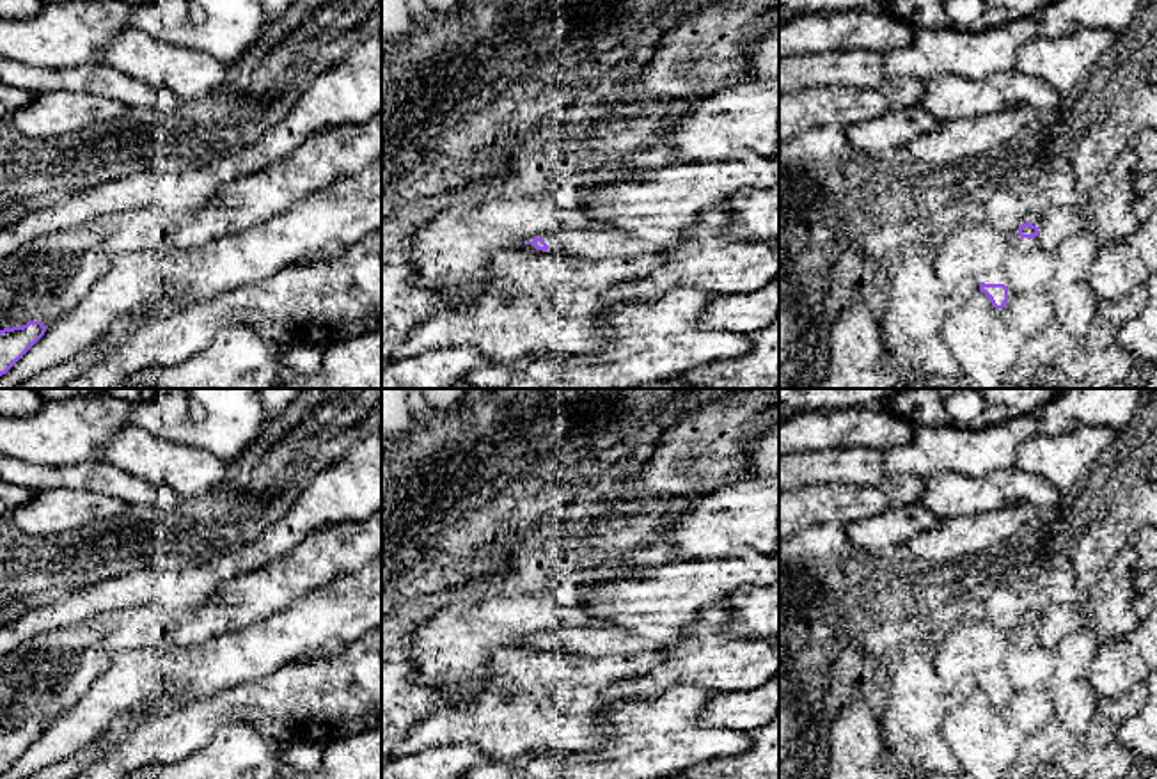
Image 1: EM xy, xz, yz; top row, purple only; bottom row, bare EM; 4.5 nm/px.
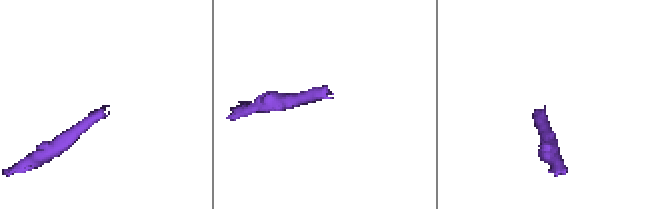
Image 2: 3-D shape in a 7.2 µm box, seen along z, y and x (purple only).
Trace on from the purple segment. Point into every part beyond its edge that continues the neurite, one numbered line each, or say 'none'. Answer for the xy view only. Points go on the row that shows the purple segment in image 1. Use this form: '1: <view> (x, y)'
none

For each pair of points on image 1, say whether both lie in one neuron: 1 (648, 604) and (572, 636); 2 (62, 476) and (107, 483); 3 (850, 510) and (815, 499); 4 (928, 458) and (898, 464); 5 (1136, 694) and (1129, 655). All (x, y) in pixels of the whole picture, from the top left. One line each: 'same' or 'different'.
1: same
2: same
3: same
4: same
5: different

